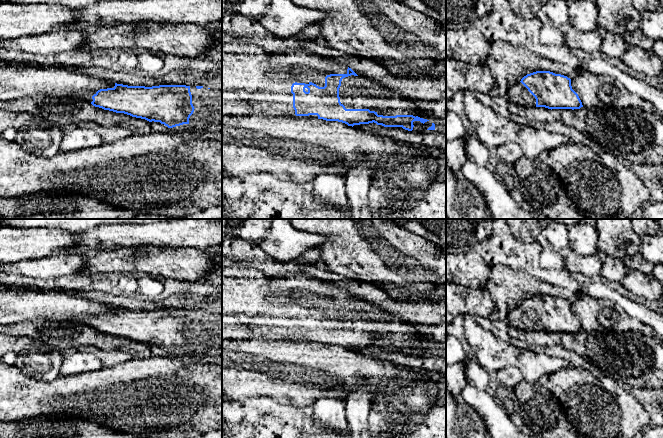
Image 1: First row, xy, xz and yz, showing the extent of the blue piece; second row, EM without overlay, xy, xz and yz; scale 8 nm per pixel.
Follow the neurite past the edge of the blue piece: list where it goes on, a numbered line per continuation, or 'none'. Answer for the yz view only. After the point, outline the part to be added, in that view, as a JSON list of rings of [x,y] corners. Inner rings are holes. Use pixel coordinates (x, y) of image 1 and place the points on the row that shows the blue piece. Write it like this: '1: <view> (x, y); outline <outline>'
1: yz (518, 94); outline [[[521,82],[515,83],[509,87],[507,98],[509,101],[519,106],[536,107],[535,97]]]

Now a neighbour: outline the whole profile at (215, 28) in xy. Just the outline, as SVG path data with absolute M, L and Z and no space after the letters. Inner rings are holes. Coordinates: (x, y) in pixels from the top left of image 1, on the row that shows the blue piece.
M222 20L210 23L206 26L218 42L222 44Z

